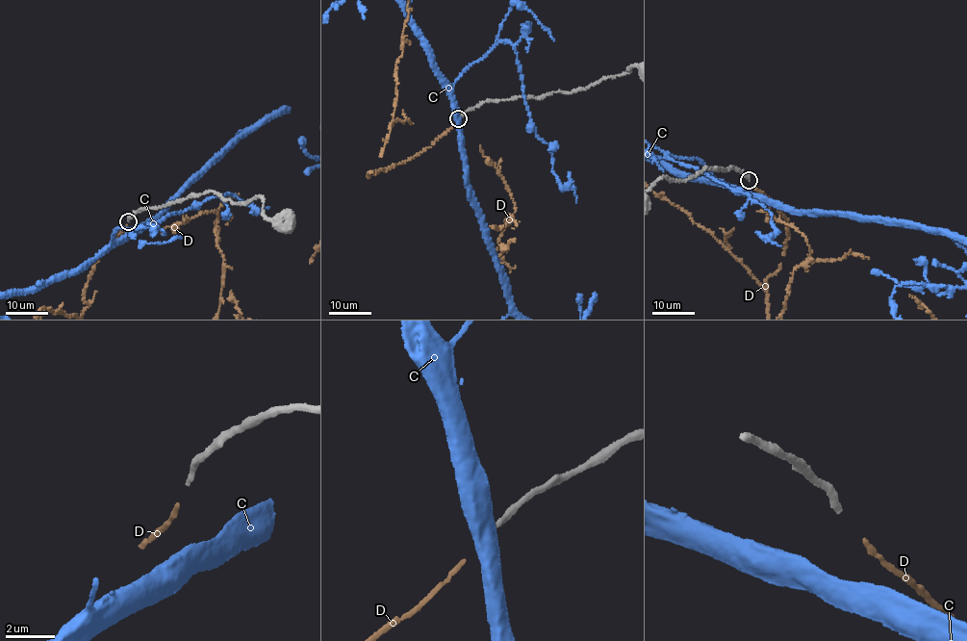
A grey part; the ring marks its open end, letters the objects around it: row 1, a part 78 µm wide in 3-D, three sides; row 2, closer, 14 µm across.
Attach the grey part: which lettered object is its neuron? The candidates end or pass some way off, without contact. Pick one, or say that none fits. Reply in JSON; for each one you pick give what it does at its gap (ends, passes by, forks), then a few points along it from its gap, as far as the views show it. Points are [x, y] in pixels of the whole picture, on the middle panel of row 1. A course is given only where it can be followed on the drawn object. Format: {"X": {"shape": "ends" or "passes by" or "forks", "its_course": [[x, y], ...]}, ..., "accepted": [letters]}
{"D": {"shape": "ends"}, "accepted": ["D"]}

